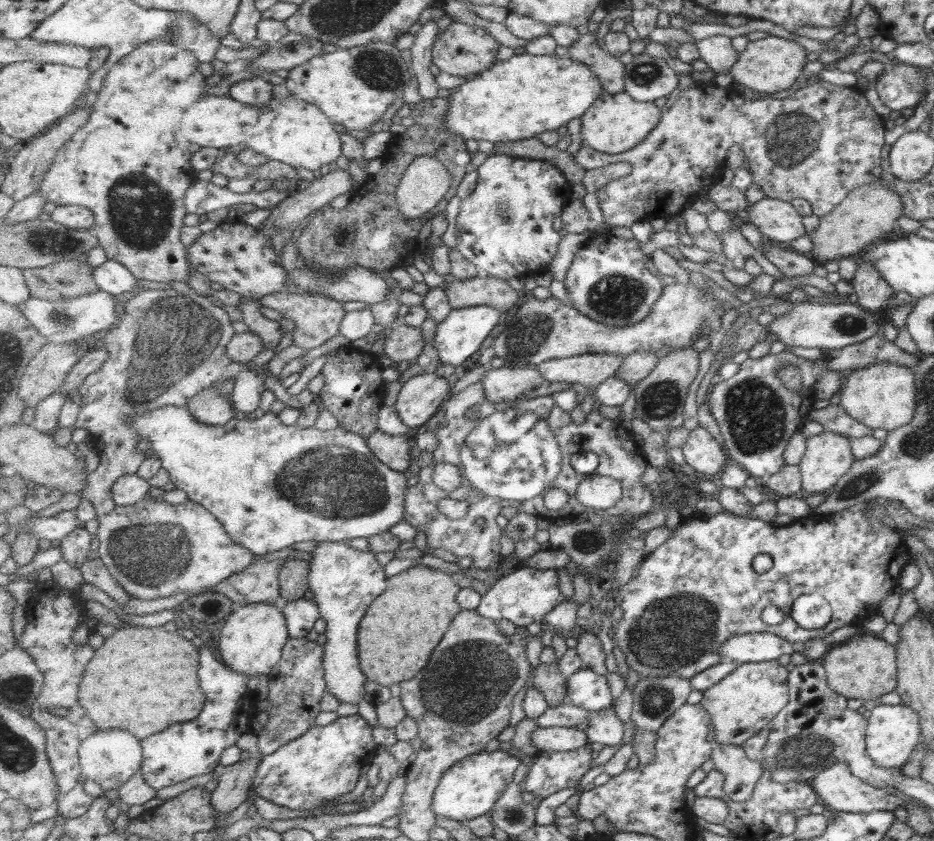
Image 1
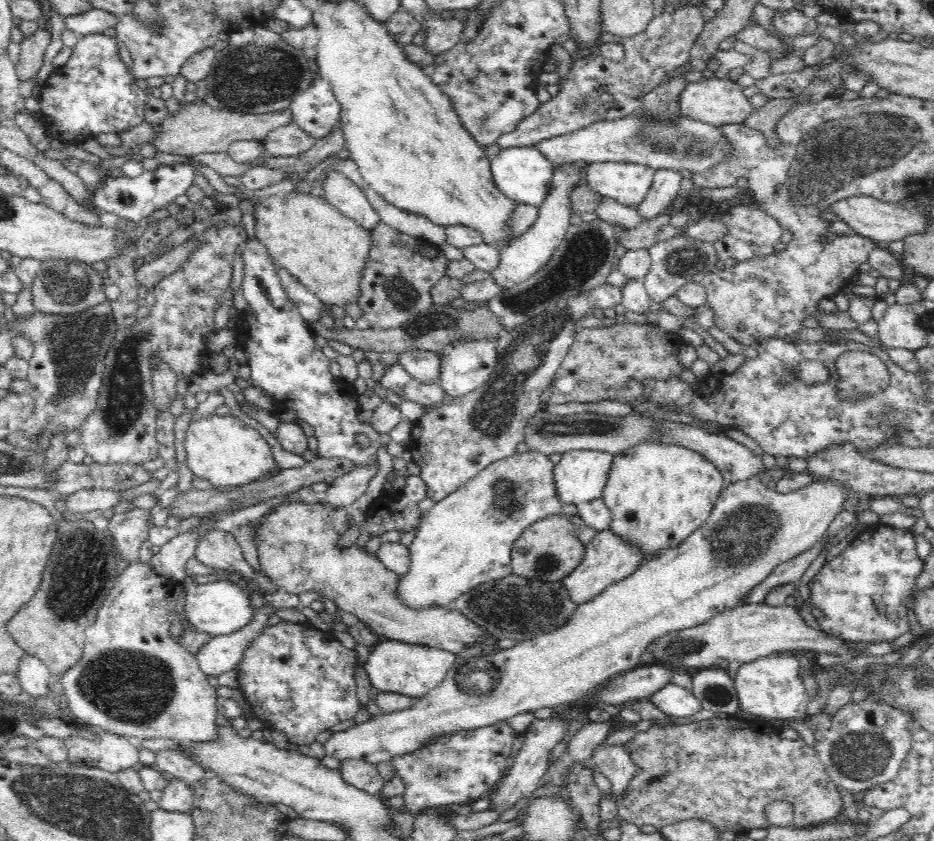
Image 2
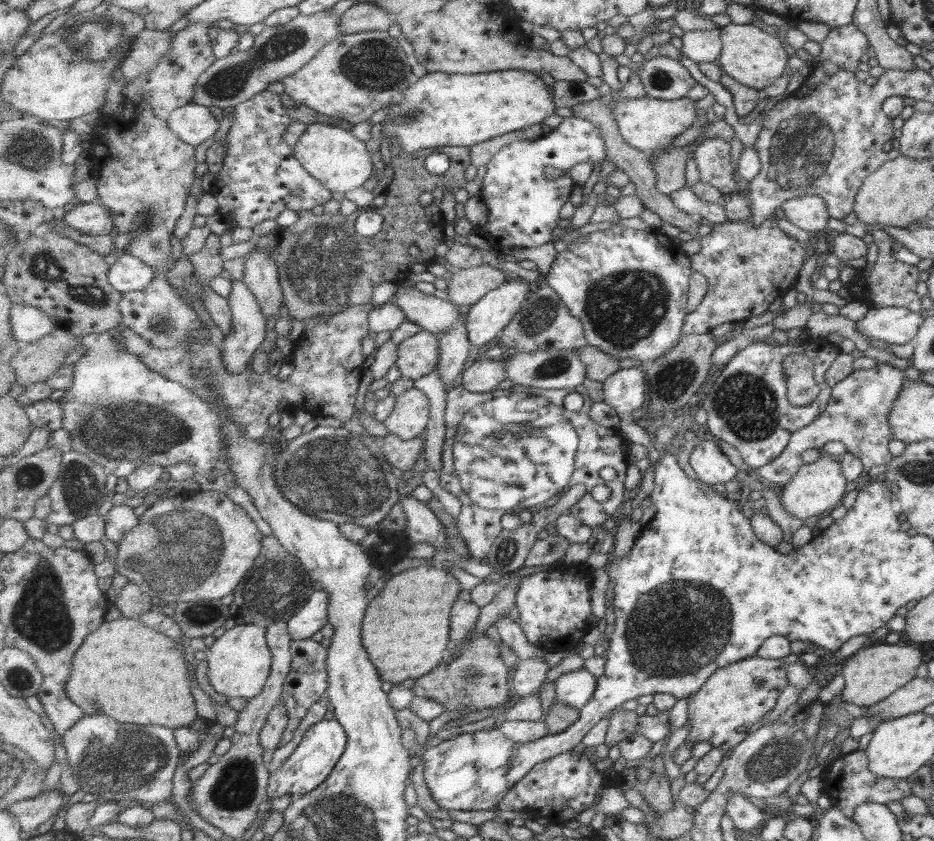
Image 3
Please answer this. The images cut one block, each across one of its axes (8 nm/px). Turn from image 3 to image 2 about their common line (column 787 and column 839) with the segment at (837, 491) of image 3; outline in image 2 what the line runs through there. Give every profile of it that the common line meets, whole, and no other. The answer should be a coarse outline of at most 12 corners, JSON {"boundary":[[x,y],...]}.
{"boundary":[[724,487],[706,522],[556,630],[456,658],[324,757],[575,703],[665,634],[743,604],[850,489]]}

